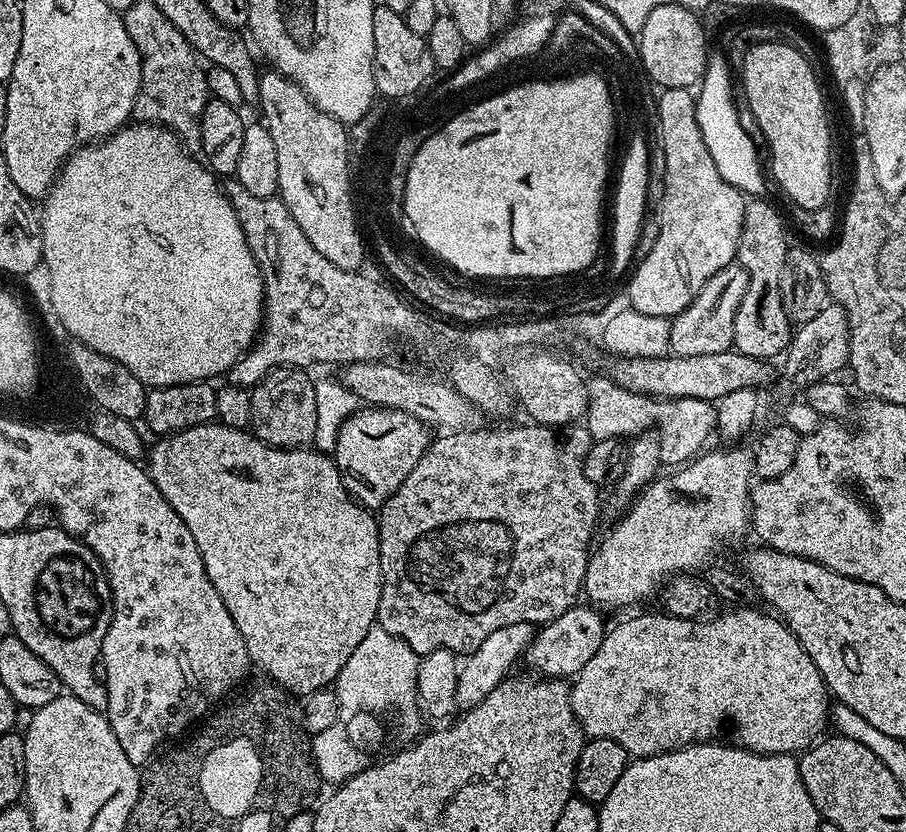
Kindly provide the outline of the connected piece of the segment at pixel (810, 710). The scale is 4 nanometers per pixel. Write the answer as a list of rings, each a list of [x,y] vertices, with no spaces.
[[[736,606],[725,616],[716,616],[713,620],[709,618],[697,618],[687,620],[667,614],[660,616],[632,616],[629,620],[624,620],[621,624],[616,624],[607,629],[604,634],[602,646],[598,646],[598,651],[594,653],[594,658],[582,666],[582,670],[571,681],[572,689],[572,709],[578,718],[580,727],[584,729],[585,737],[588,738],[610,738],[618,742],[628,752],[629,757],[643,758],[645,756],[657,756],[663,752],[673,752],[679,748],[684,748],[687,744],[697,742],[712,742],[723,737],[727,743],[738,747],[747,748],[750,752],[783,752],[785,754],[799,754],[812,747],[821,739],[824,727],[830,724],[830,693],[818,666],[806,654],[806,650],[798,642],[795,634],[788,629],[788,625],[775,615],[767,611],[759,612],[752,606]]]

